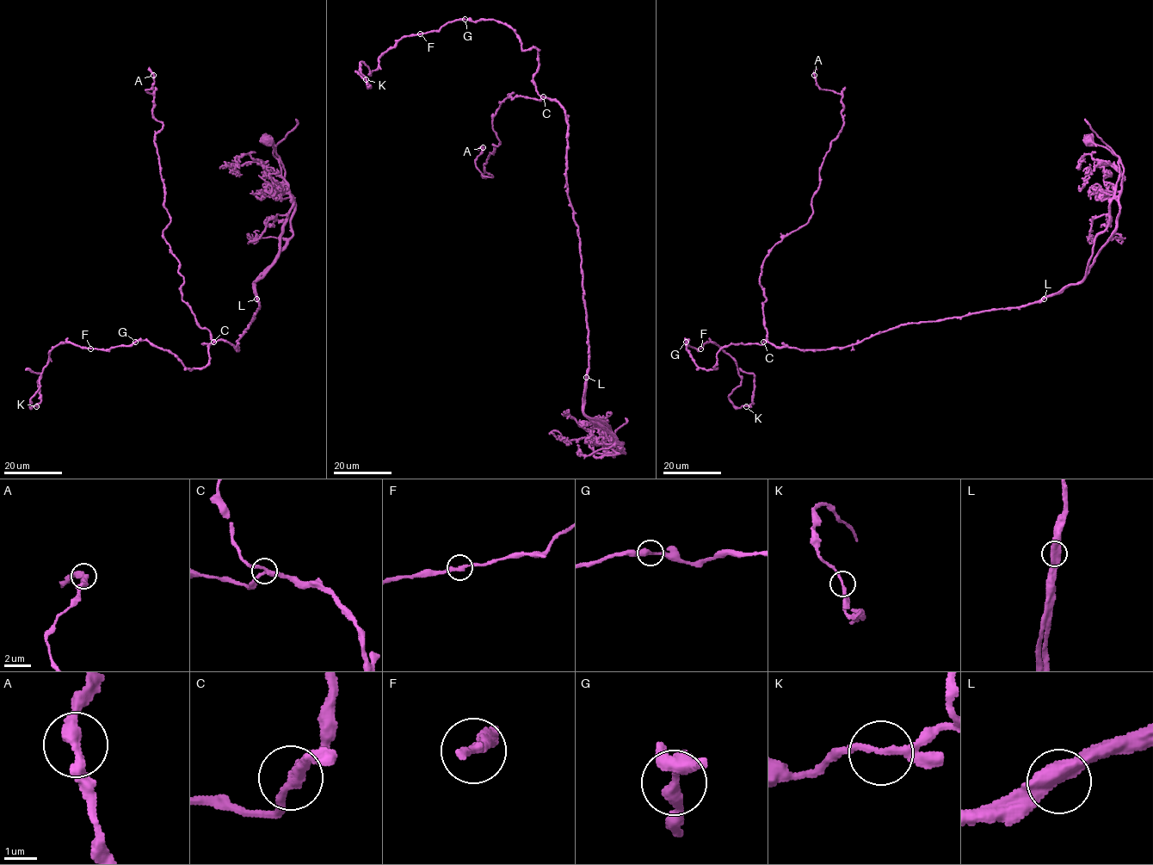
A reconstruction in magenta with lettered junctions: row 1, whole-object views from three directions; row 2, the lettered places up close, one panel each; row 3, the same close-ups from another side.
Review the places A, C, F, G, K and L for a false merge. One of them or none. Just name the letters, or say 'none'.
L

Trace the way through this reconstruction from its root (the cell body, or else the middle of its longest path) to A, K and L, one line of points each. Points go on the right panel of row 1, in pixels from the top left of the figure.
A: (1088, 140), (1119, 178), (1080, 282), (844, 347), (776, 347), (762, 262), (809, 219), (843, 123), (814, 75)
K: (1088, 140), (1119, 178), (1080, 282), (844, 347), (730, 343), (716, 369), (687, 340), (735, 361), (746, 406)
L: (1088, 140), (1106, 147), (1119, 157), (1119, 178), (1110, 202), (1109, 222), (1094, 239), (1084, 278), (1044, 299)

